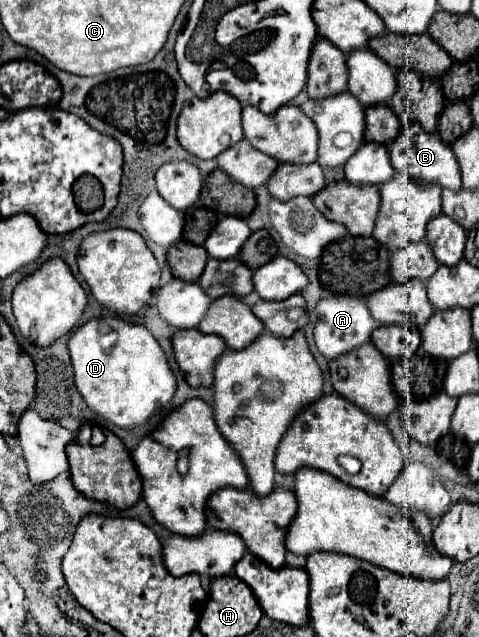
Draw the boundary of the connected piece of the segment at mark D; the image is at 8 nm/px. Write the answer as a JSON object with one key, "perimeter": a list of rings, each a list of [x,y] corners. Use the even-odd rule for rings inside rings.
{"perimeter":[[[114,316],[92,318],[68,338],[68,350],[70,350],[70,358],[74,366],[76,388],[88,402],[90,410],[114,422],[120,428],[134,428],[134,426],[144,424],[156,412],[156,408],[166,406],[176,392],[176,378],[168,366],[166,354],[160,348],[158,340],[152,336],[152,332],[146,330],[146,326],[130,324]]]}

